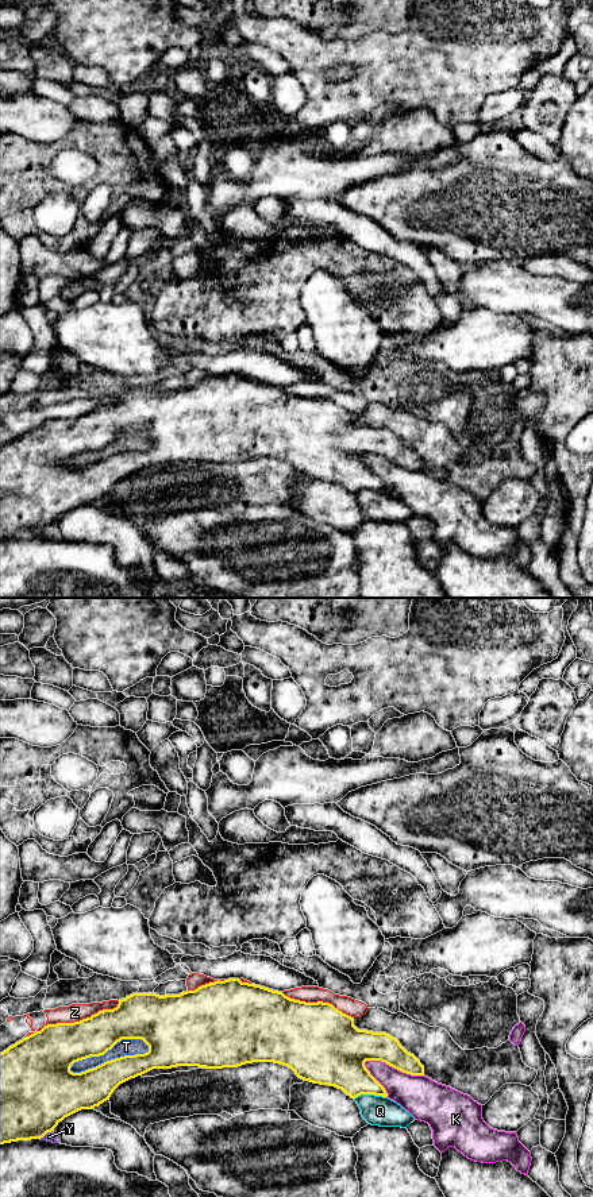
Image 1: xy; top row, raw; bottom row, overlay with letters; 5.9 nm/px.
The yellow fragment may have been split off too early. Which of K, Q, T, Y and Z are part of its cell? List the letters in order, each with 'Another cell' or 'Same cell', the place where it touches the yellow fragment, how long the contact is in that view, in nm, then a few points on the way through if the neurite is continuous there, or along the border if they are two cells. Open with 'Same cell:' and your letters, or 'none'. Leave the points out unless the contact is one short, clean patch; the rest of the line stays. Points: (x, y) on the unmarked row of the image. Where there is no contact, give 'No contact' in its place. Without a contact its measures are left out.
Same cell: none
K: Another cell. Touches yellow at xy (393, 462). Shared border 360 nm
Q: Another cell. Touches yellow at xy (370, 489). Shared border 200 nm
T: Another cell. Touches yellow at xy (111, 455). Shared border 500 nm
Y: Another cell. Touches yellow at xy (45, 529). Shared border 90 nm
Z: Another cell. Touches yellow at xy (80, 416). Shared border 550 nm

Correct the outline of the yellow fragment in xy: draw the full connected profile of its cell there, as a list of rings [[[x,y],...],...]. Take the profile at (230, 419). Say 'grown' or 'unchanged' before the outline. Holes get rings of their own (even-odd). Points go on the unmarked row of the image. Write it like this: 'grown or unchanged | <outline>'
unchanged | [[[239,374],[217,375],[180,390],[132,389],[119,395],[113,405],[99,406],[74,418],[47,420],[0,448],[0,540],[41,534],[54,526],[65,513],[81,505],[99,502],[109,495],[120,479],[153,464],[223,464],[253,457],[274,457],[290,463],[304,476],[342,484],[351,494],[361,490],[388,493],[385,483],[366,464],[366,456],[381,456],[403,468],[424,471],[424,462],[396,433],[386,428],[358,425],[354,413],[330,398],[294,395],[282,387],[242,378]],[[122,435],[142,435],[149,447],[115,453],[81,468],[70,466],[74,457],[104,451]]]

